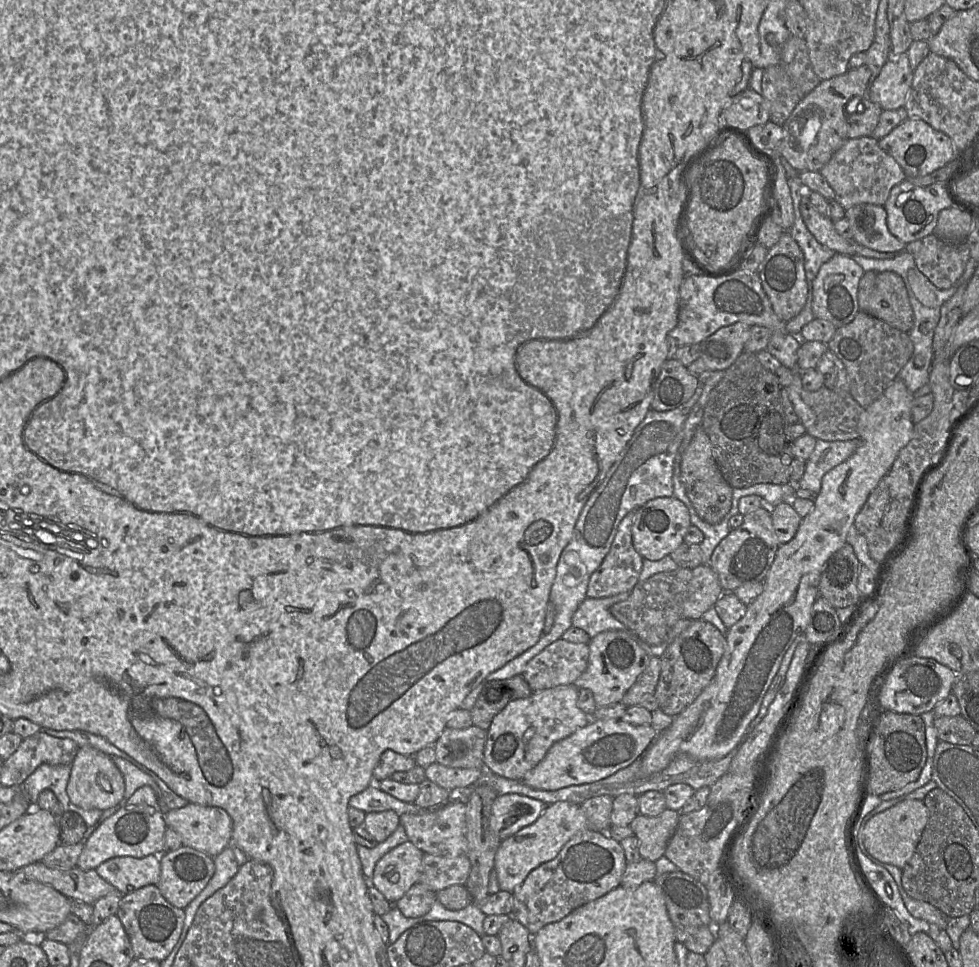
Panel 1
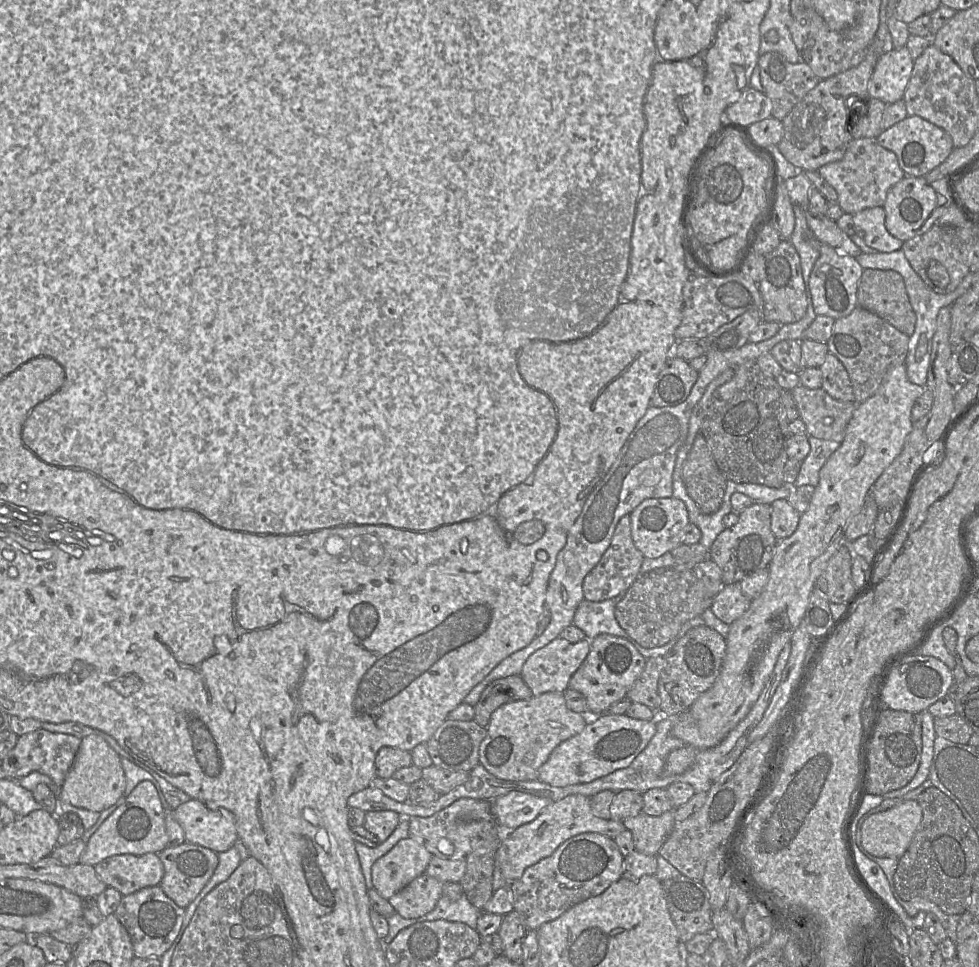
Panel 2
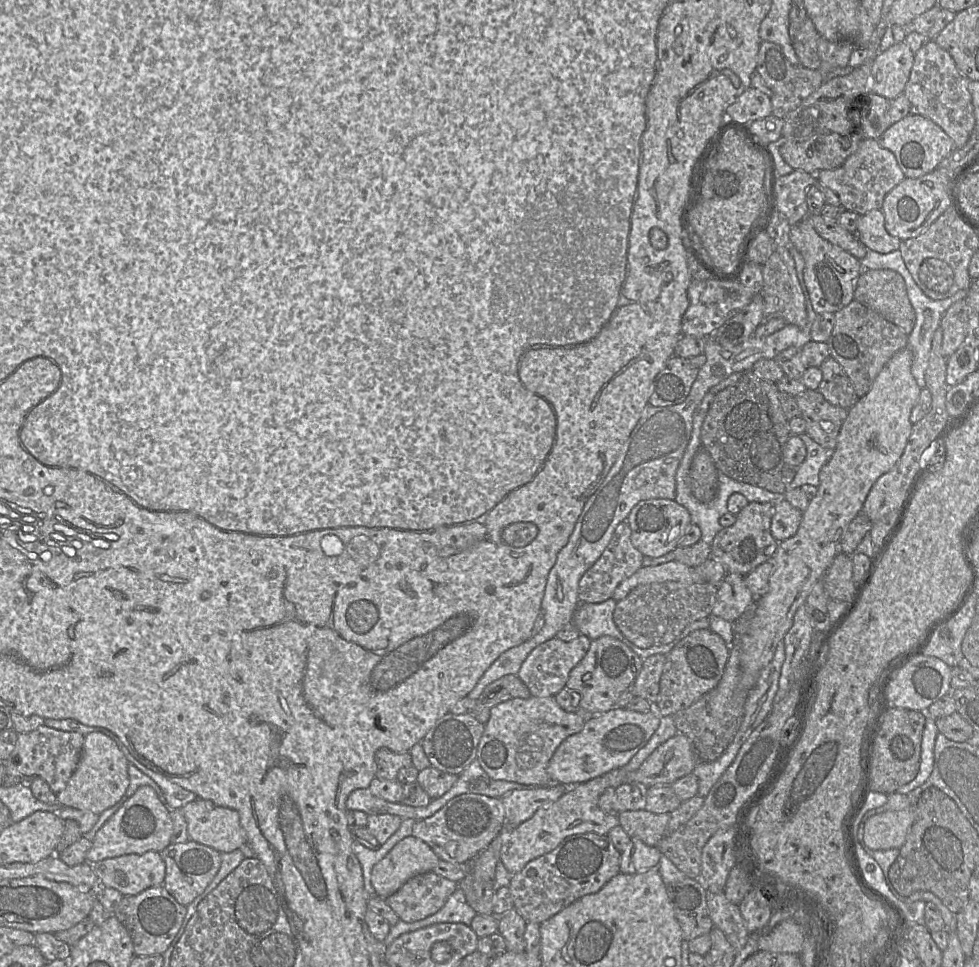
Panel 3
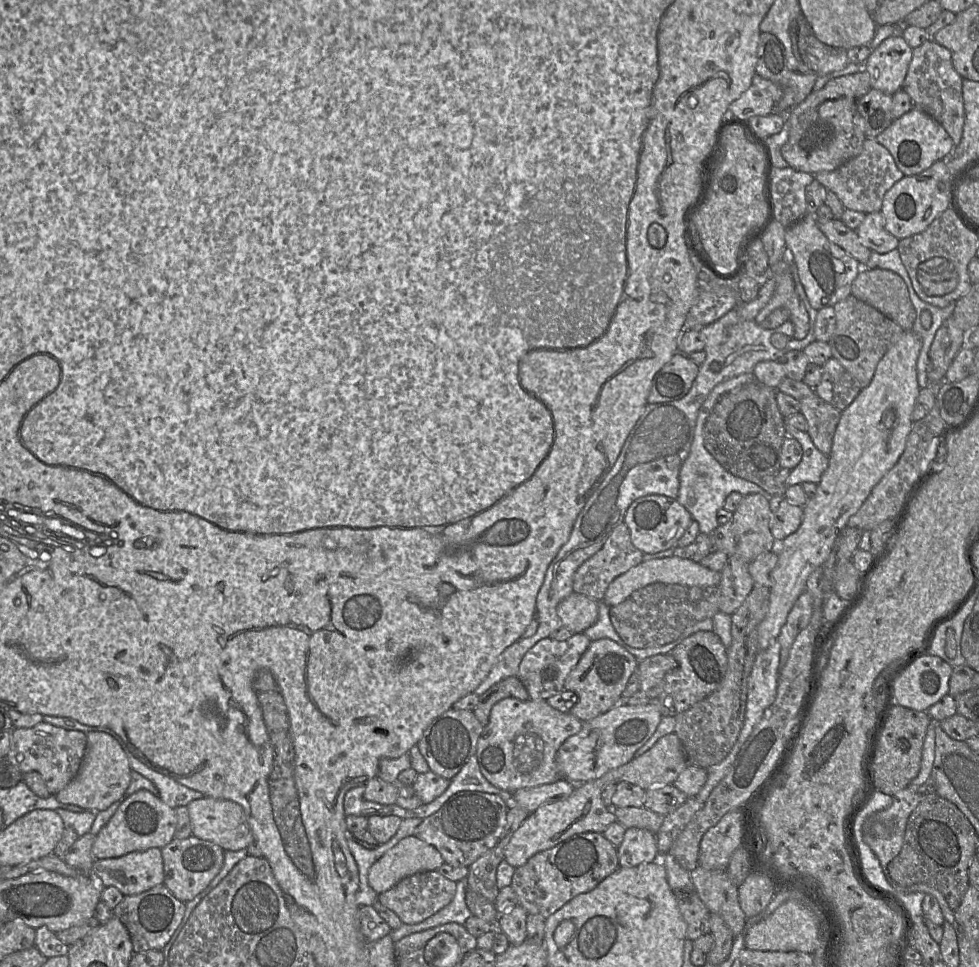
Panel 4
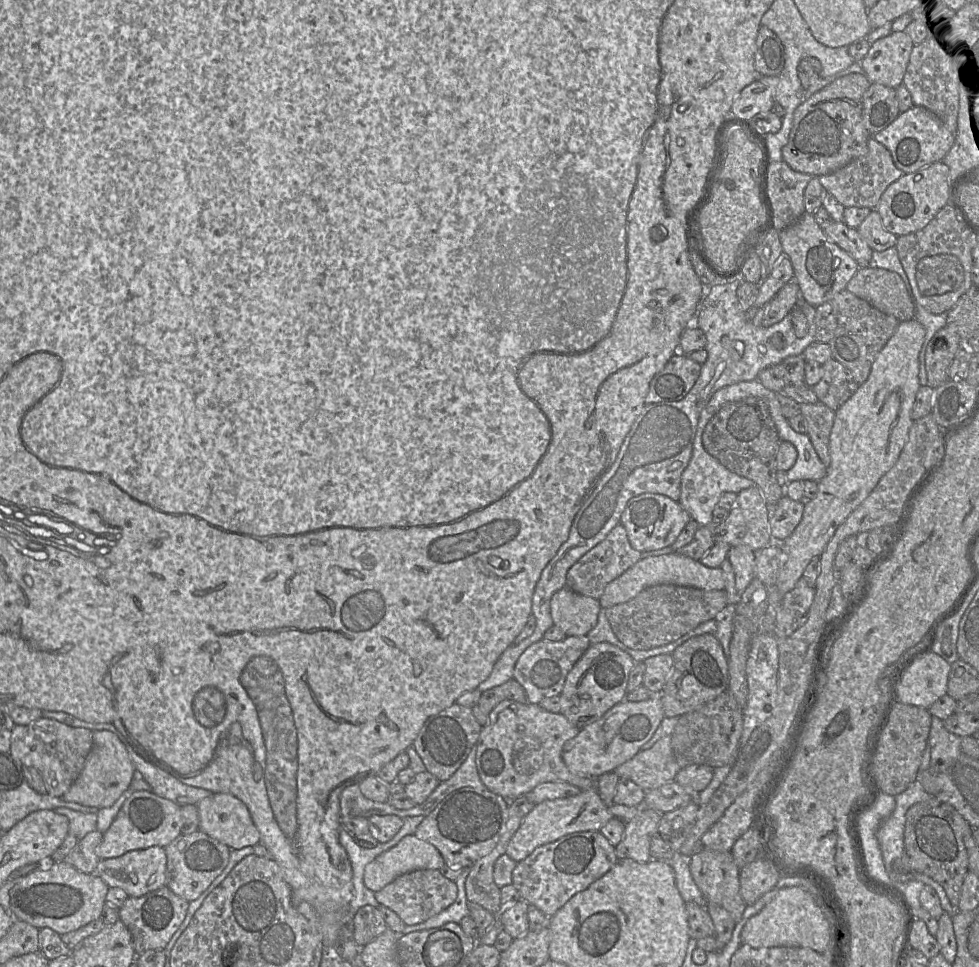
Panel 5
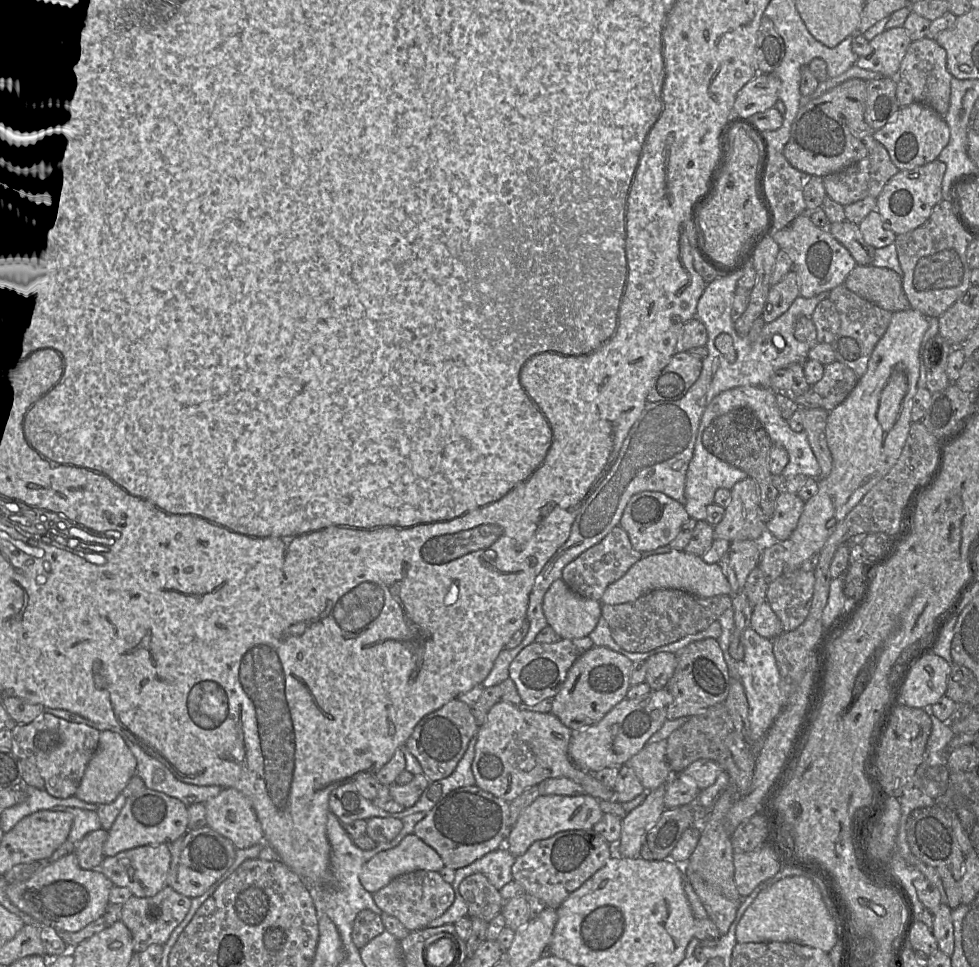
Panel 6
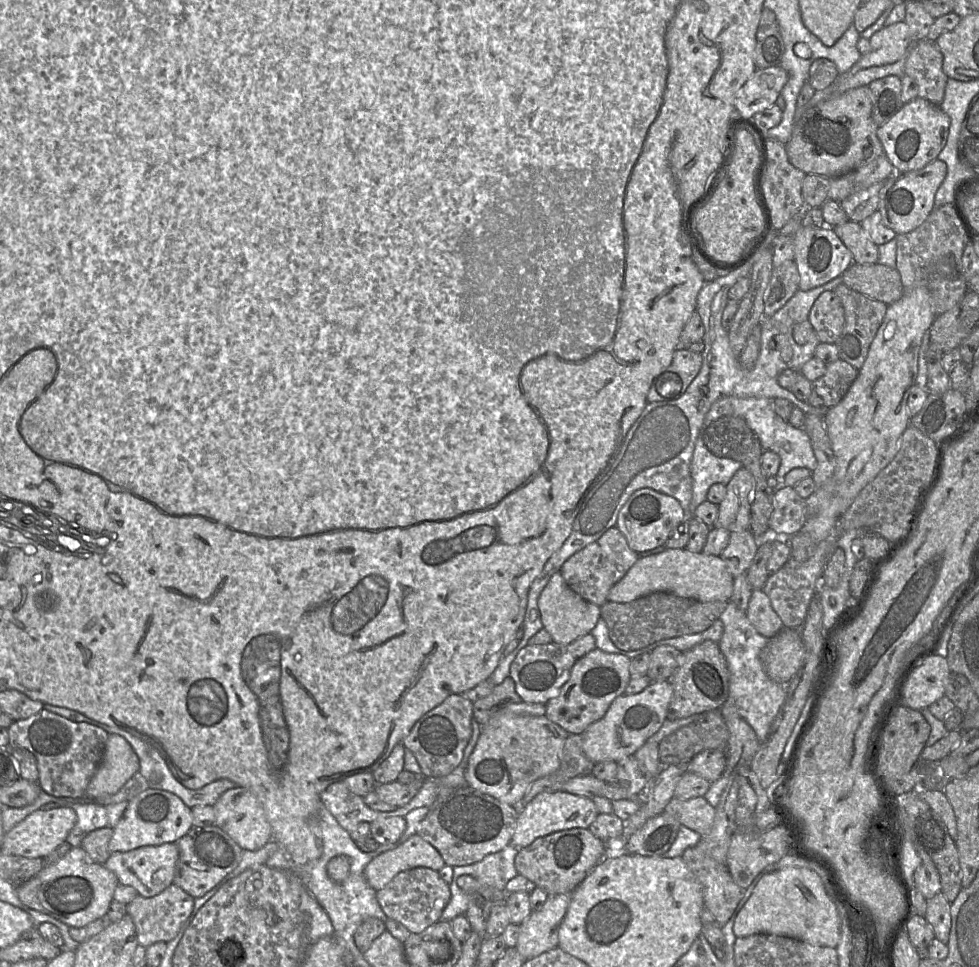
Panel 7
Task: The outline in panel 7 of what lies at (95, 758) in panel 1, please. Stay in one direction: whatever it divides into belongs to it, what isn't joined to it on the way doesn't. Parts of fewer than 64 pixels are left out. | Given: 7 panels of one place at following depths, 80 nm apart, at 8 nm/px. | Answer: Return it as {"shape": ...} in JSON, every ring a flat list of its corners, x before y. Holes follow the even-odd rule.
{"shape":[[109,734,103,760,87,786,87,799,94,803,97,797,115,794,139,768,139,758,127,740]]}

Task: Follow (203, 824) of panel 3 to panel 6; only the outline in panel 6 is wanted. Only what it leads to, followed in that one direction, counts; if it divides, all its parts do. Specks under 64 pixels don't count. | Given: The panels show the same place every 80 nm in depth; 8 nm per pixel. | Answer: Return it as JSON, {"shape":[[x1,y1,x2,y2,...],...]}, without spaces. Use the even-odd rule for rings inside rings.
{"shape":[[223,788,221,792,204,802,207,825,228,838,236,849,244,849,264,840,264,832,250,800,235,788]]}

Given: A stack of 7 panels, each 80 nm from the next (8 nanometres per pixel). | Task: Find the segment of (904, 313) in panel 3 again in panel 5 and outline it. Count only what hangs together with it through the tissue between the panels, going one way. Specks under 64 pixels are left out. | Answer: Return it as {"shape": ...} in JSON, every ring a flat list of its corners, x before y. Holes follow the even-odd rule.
{"shape":[[860,267,846,289,900,322,915,316,915,300,896,272,879,267]]}

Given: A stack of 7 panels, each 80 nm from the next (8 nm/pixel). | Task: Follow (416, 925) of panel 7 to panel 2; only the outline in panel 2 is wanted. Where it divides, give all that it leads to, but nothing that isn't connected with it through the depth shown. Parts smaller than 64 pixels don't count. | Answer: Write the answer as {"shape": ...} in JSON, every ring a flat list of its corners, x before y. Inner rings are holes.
{"shape":[[422,874,389,898,388,901,403,918,419,918,436,907,443,895,443,887,443,882,427,874]]}

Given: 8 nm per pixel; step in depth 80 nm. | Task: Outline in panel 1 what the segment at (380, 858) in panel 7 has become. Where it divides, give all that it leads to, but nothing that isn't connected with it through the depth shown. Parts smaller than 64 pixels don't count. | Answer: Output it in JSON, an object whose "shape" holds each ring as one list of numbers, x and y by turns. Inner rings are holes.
{"shape":[[409,840,398,845,376,863,373,885,394,905,419,882,423,855]]}

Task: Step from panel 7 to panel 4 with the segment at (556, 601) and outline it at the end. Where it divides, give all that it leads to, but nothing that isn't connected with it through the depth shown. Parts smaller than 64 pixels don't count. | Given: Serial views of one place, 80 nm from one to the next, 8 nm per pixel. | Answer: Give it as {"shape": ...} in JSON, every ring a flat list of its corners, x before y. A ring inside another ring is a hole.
{"shape":[[571,593,557,605,562,627,573,634,583,633,598,618,598,602,584,595]]}

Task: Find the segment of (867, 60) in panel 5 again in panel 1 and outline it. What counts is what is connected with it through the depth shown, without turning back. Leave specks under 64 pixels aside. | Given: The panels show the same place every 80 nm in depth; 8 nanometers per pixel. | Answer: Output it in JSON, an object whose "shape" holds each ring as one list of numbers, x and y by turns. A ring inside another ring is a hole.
{"shape":[[907,53,890,56,869,86,867,97,883,110,904,107,913,72]]}

